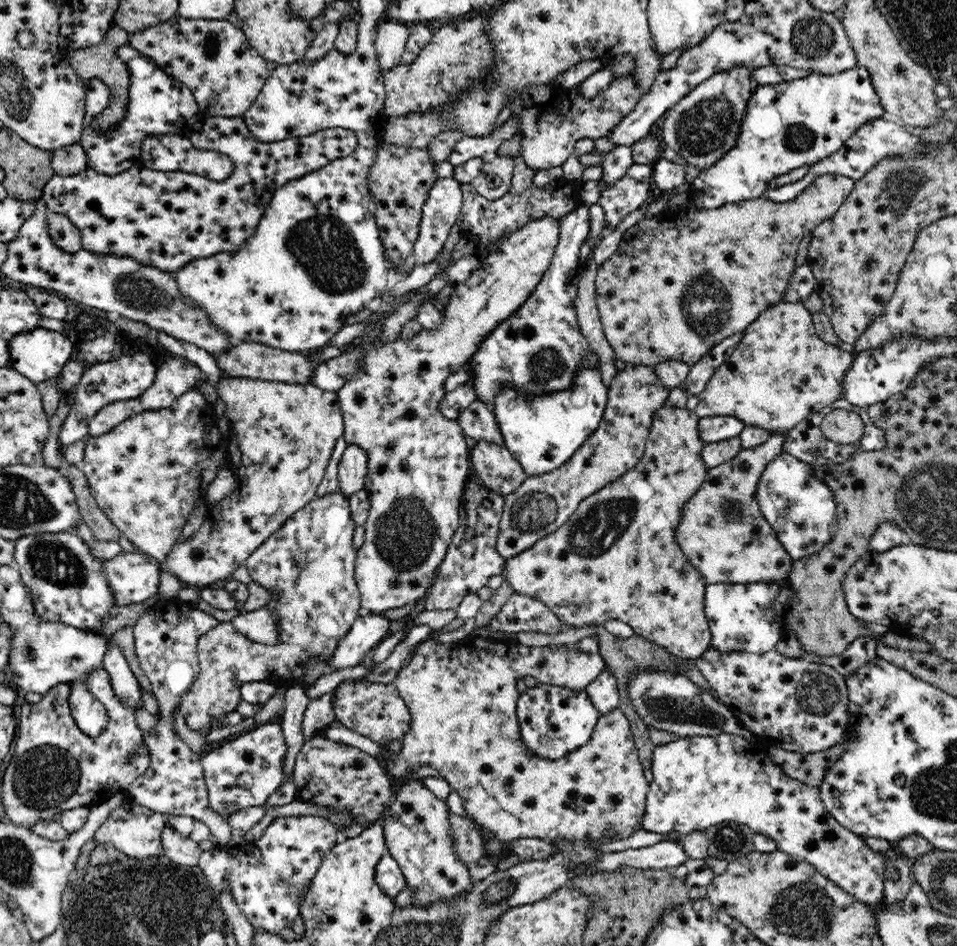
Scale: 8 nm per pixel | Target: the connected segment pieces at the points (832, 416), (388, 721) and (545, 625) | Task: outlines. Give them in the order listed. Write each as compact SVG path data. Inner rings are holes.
M836 409L823 418L820 430L828 440L858 446L864 432L864 423L854 411Z
M359 678L344 680L330 693L330 701L332 701L334 718L344 727L382 746L386 747L390 740L402 740L410 728L410 711L393 682L372 683Z
M513 593L506 604L486 627L488 631L500 631L503 634L521 634L536 632L558 634L564 625L558 616L546 607L540 600Z

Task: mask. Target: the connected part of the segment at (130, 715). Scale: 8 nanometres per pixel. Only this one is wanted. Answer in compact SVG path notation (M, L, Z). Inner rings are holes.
M98 668L83 677L86 690L92 691L95 698L104 704L109 722L102 734L86 736L72 717L69 700L71 684L58 684L43 694L38 704L25 703L20 708L16 737L14 738L14 754L6 768L1 782L2 804L6 811L6 819L18 826L30 829L37 822L52 819L55 814L72 810L79 806L100 805L106 802L111 793L128 789L130 784L146 772L150 757L143 746L143 730L138 726L135 710L123 704L110 683L110 675L104 668Z

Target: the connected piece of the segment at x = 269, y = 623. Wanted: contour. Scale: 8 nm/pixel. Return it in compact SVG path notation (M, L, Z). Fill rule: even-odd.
M271 609L244 611L236 615L232 624L240 635L256 643L273 645L280 640L278 616Z

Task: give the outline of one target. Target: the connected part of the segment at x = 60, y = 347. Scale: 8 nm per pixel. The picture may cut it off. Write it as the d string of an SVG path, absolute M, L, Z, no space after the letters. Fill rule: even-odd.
M40 326L30 330L30 332L13 336L10 340L9 365L32 382L44 382L44 380L54 378L66 367L66 364L72 359L73 350L74 345L72 345L66 334Z

